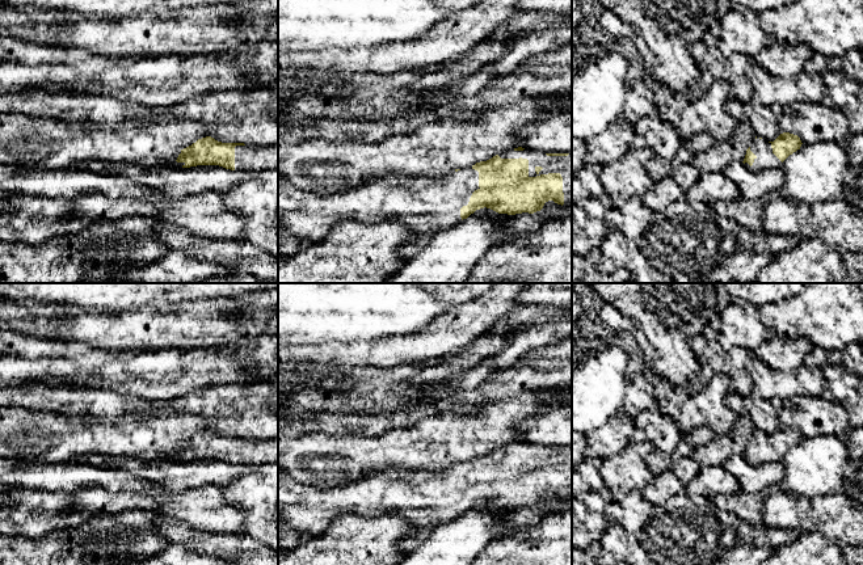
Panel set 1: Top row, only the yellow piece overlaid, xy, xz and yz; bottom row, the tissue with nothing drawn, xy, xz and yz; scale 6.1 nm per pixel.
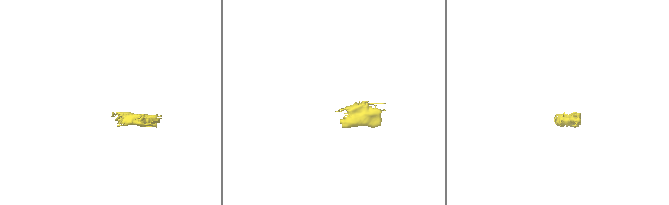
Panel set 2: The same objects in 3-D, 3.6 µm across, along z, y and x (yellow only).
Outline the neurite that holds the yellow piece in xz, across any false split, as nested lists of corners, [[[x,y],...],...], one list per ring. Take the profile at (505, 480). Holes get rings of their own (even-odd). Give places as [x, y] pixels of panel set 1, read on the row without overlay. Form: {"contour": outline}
{"contour": [[[522,440],[502,446],[443,471],[387,469],[344,486],[315,488],[278,471],[278,516],[291,528],[321,535],[342,515],[399,515],[416,527],[449,523],[480,502],[515,509],[540,505],[546,496],[572,502],[572,447],[543,447]]]}

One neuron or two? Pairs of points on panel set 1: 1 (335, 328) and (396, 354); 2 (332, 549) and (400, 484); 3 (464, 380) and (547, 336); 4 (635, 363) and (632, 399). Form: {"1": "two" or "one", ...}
{"1": "two", "2": "two", "3": "one", "4": "one"}

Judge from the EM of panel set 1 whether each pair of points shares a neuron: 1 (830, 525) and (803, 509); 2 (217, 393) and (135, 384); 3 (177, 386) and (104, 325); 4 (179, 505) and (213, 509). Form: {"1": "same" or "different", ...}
{"1": "same", "2": "different", "3": "different", "4": "same"}

